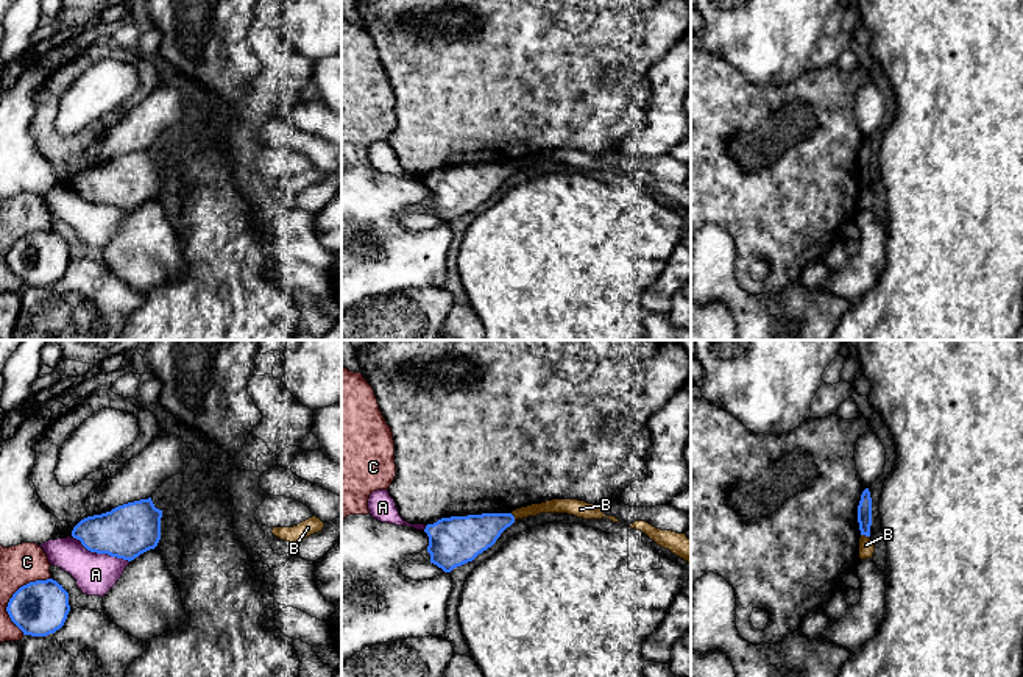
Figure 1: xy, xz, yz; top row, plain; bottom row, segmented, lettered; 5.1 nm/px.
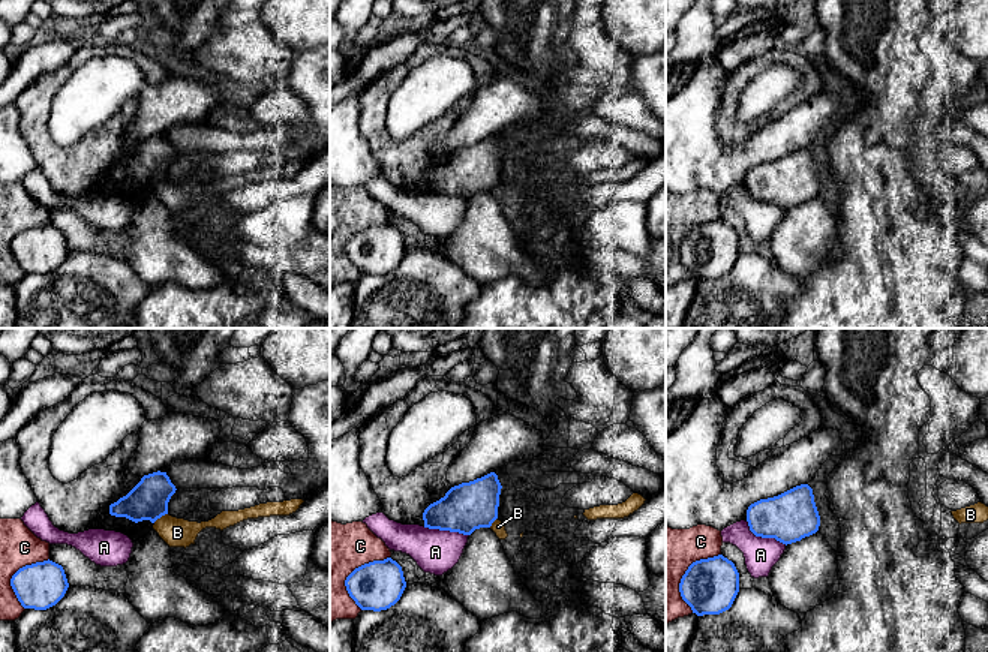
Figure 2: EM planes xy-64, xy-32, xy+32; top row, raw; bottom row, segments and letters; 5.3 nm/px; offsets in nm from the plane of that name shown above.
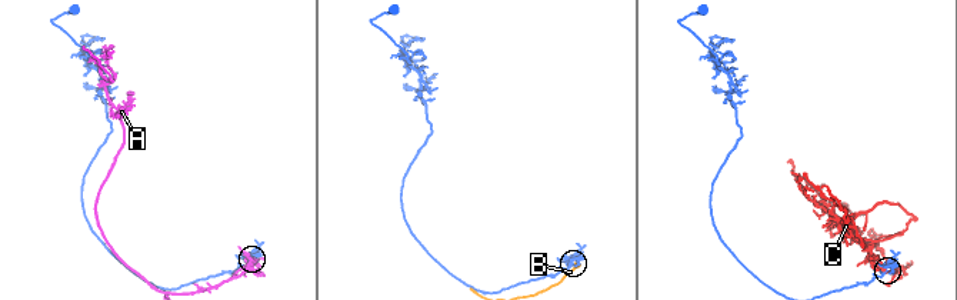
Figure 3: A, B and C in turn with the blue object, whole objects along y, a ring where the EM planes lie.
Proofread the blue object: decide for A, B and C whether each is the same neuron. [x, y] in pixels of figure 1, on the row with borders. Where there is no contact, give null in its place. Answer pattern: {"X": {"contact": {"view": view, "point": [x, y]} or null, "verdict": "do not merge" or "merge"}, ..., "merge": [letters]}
{"A": {"contact": {"view": "xy", "point": [102, 552]}, "verdict": "do not merge"}, "B": {"contact": {"view": "yz", "point": [866, 535]}, "verdict": "do not merge"}, "C": {"contact": {"view": "xy", "point": [13, 596]}, "verdict": "do not merge"}, "merge": []}

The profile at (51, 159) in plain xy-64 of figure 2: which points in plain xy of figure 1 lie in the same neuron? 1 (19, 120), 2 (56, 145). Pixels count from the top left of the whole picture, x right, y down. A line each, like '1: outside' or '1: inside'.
1: outside
2: inside

